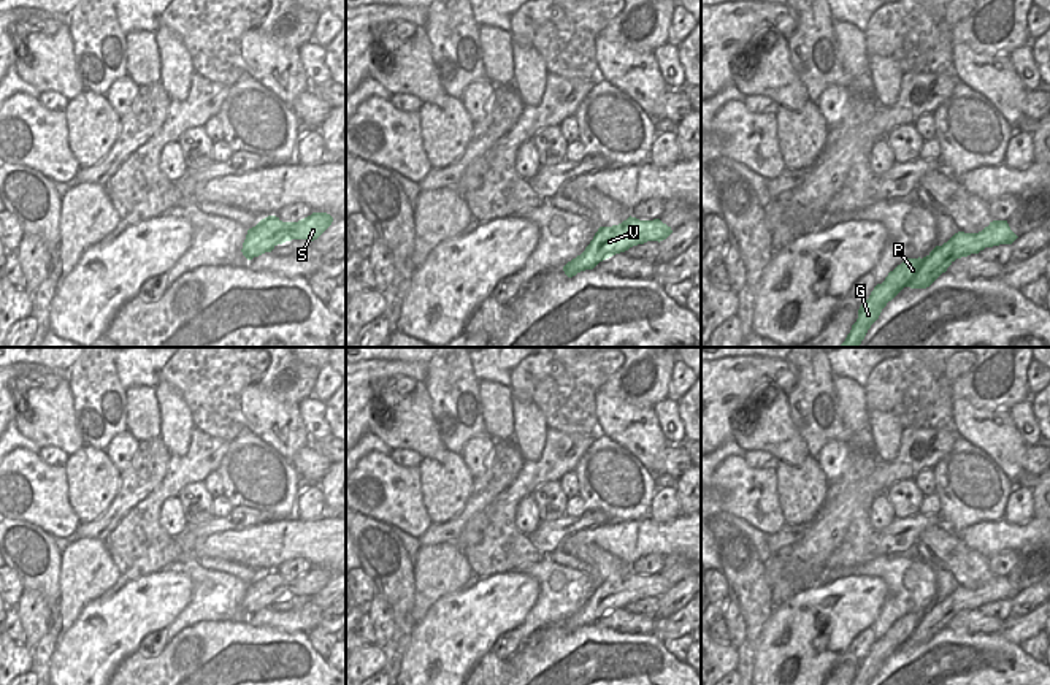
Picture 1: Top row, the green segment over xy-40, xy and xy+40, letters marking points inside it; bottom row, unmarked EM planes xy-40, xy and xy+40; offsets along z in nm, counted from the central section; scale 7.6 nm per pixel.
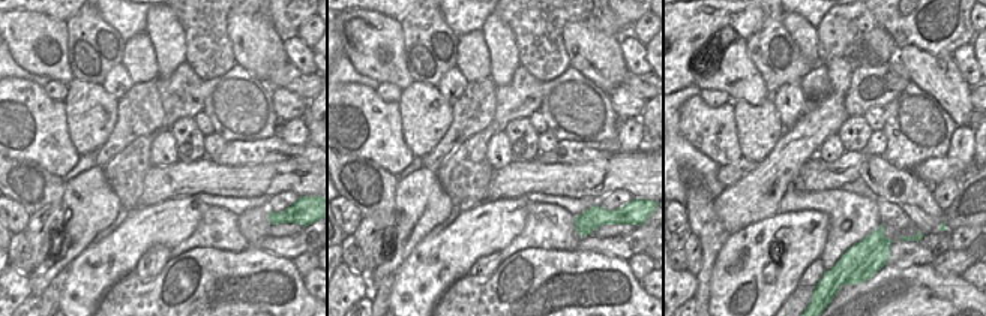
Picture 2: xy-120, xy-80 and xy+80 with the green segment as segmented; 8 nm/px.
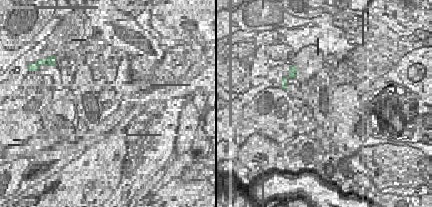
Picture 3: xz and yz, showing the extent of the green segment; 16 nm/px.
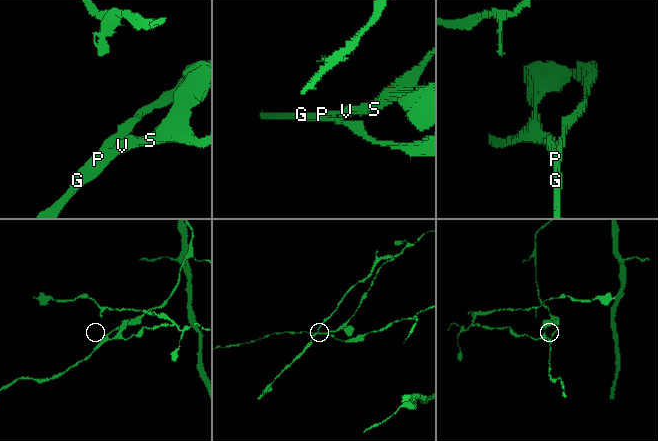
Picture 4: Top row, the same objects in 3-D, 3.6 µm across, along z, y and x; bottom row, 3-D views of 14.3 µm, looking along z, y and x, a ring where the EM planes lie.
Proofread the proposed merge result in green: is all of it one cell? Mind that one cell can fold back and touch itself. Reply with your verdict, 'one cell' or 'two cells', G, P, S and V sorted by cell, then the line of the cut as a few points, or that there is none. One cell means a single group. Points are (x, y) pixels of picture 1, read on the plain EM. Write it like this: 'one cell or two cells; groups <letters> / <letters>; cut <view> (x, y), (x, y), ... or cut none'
two cells; groups G P / S V; cut xy+40 (938, 601), (938, 606), (952, 616)

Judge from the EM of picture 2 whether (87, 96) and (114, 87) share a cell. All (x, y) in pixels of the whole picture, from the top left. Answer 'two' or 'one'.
two

